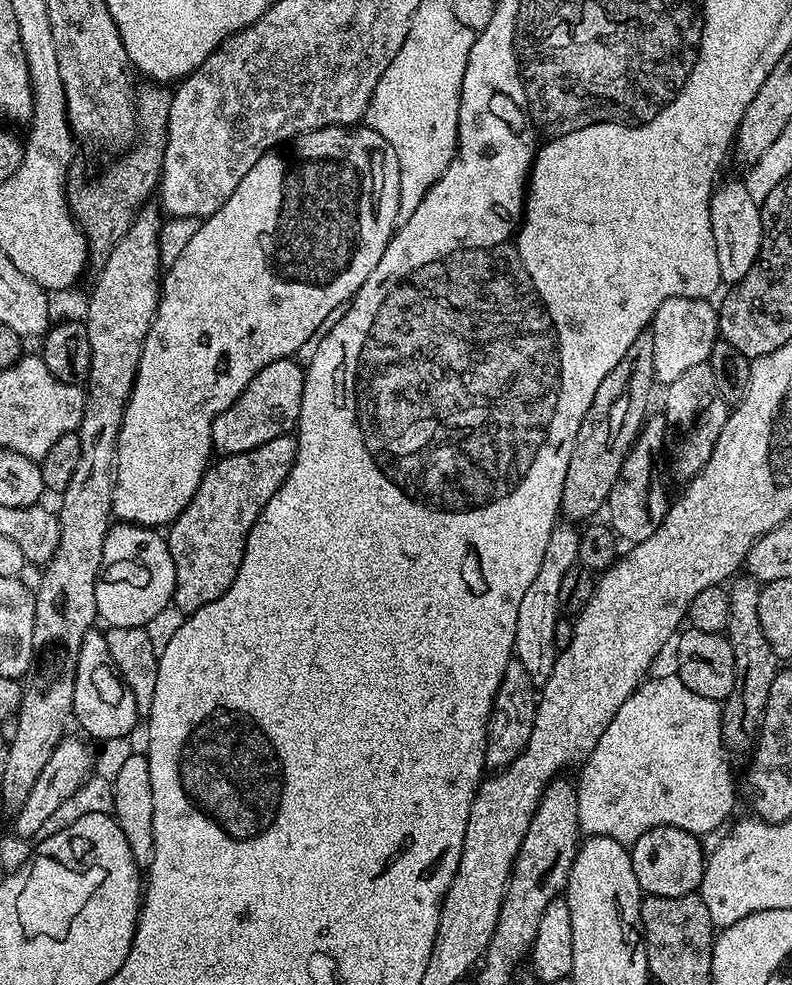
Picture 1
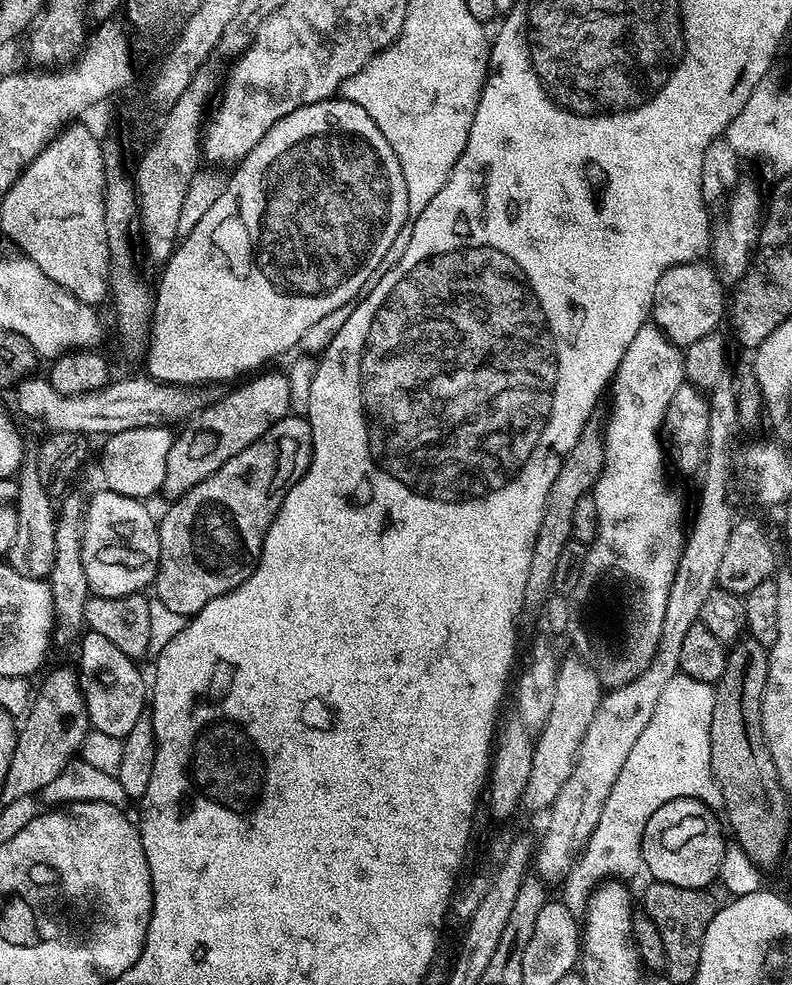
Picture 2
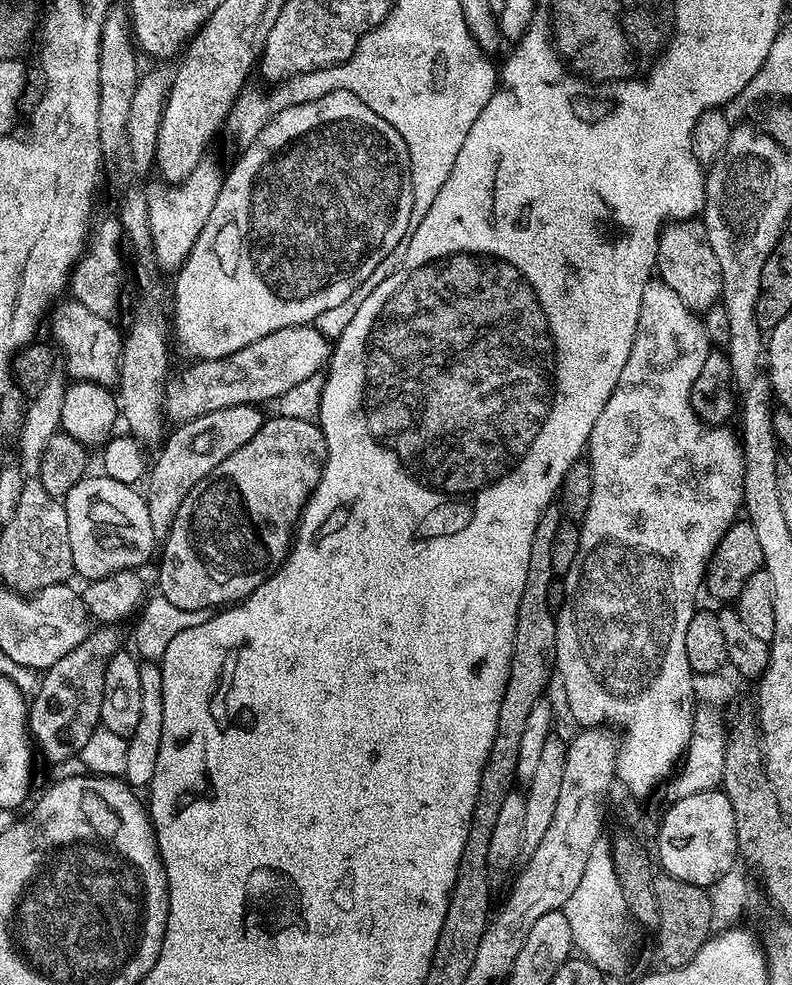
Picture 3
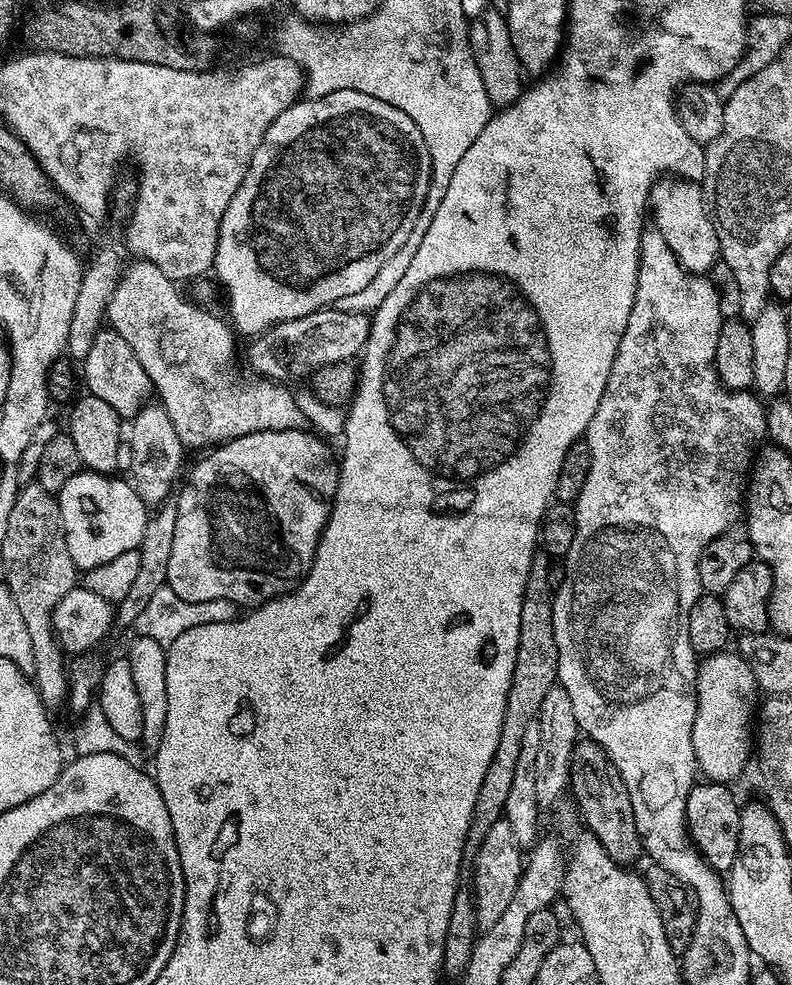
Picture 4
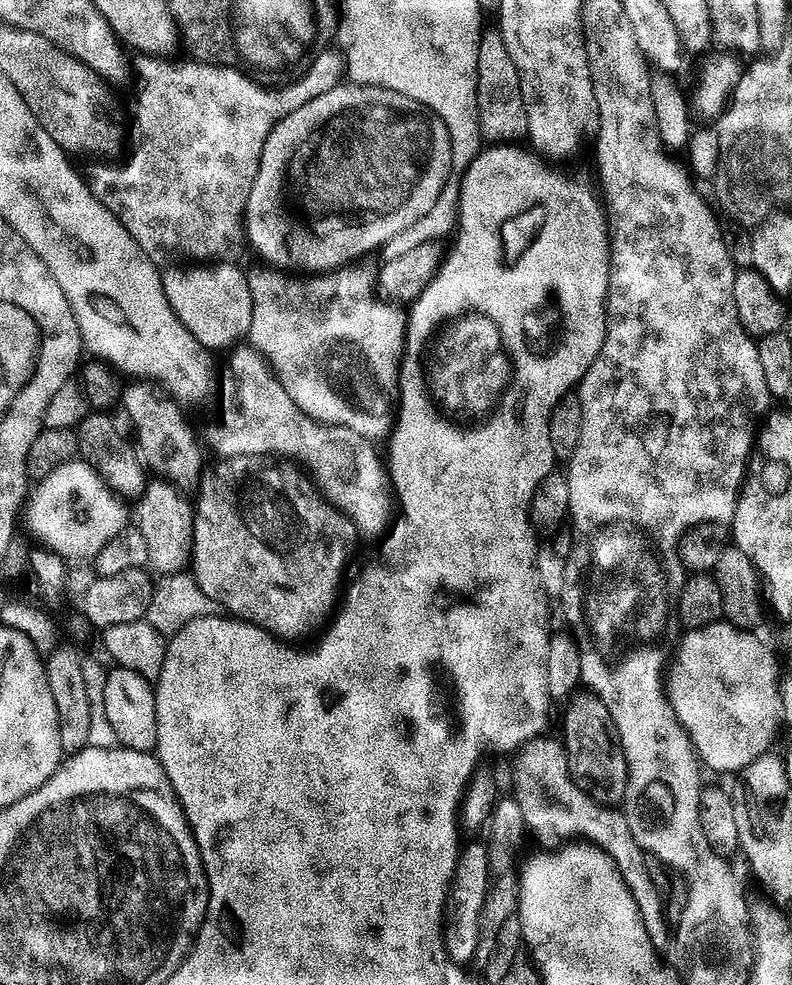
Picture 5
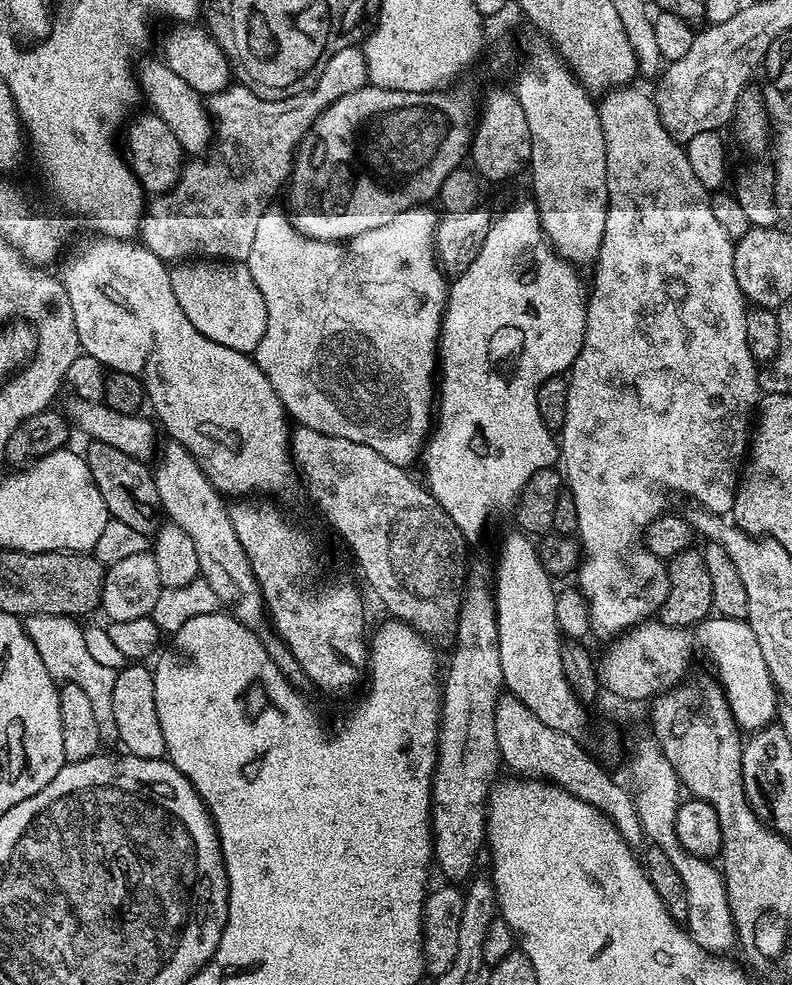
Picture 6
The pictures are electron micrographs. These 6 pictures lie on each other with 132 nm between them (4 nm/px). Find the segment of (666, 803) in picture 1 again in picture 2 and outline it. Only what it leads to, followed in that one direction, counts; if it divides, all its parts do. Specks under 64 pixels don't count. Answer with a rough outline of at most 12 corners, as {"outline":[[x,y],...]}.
{"outline":[[683,674],[658,706],[563,881],[583,913],[641,871],[650,814],[723,809],[710,766],[716,690]]}

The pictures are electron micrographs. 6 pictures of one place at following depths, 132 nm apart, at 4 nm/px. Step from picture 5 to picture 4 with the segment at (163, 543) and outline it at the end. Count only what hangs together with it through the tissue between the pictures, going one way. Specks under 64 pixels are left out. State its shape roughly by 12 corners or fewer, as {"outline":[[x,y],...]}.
{"outline":[[170,414],[131,417],[130,483],[144,504],[173,495],[186,455]]}

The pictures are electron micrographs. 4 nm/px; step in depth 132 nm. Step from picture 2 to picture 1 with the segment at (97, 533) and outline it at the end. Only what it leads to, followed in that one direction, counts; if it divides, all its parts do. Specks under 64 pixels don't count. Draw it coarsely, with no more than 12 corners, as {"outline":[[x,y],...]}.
{"outline":[[109,527],[94,590],[108,628],[172,604],[174,558],[157,529]]}

